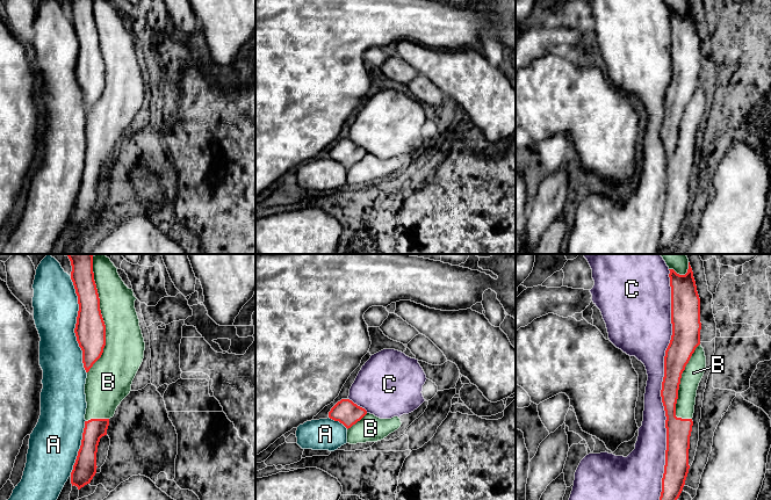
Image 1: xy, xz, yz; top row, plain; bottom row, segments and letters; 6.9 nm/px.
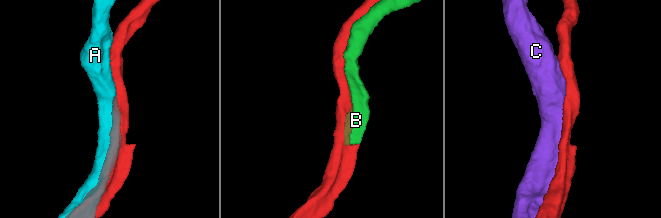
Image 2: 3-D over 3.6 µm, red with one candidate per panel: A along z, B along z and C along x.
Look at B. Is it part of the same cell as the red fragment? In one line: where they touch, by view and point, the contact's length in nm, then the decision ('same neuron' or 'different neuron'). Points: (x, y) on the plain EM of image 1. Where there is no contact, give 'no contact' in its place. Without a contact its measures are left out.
meets red in xy at (101, 57); contact 800 nm long; same neuron

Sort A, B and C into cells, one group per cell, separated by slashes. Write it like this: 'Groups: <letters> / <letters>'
Groups: A C / B

